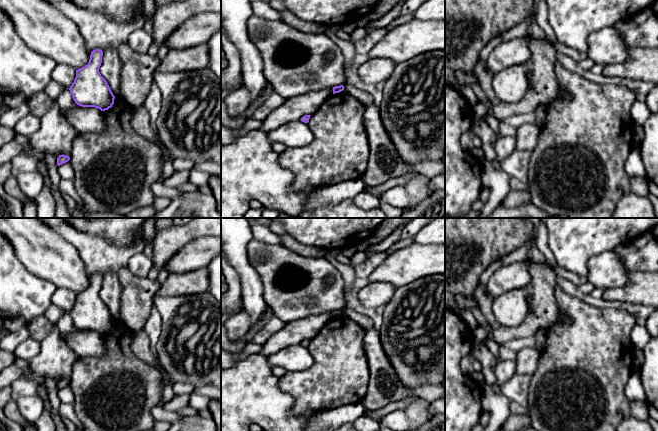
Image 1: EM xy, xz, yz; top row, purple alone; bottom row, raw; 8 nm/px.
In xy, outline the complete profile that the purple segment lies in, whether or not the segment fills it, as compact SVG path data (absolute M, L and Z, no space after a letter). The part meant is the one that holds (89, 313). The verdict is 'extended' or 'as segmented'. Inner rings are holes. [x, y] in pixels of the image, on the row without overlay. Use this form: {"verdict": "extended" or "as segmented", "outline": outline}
{"verdict": "as segmented", "outline": "M100 273L91 276L88 288L76 294L76 301L69 314L77 329L105 335L112 331L115 320L99 296L102 280L103 275Z"}

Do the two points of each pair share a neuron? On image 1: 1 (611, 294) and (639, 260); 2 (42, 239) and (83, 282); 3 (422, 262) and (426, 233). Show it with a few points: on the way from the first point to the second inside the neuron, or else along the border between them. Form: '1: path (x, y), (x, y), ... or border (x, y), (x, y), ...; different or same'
1: border (630, 270), (647, 272); different
2: path (51, 250), (72, 271); same
3: border (414, 241), (420, 244), (434, 245); different

